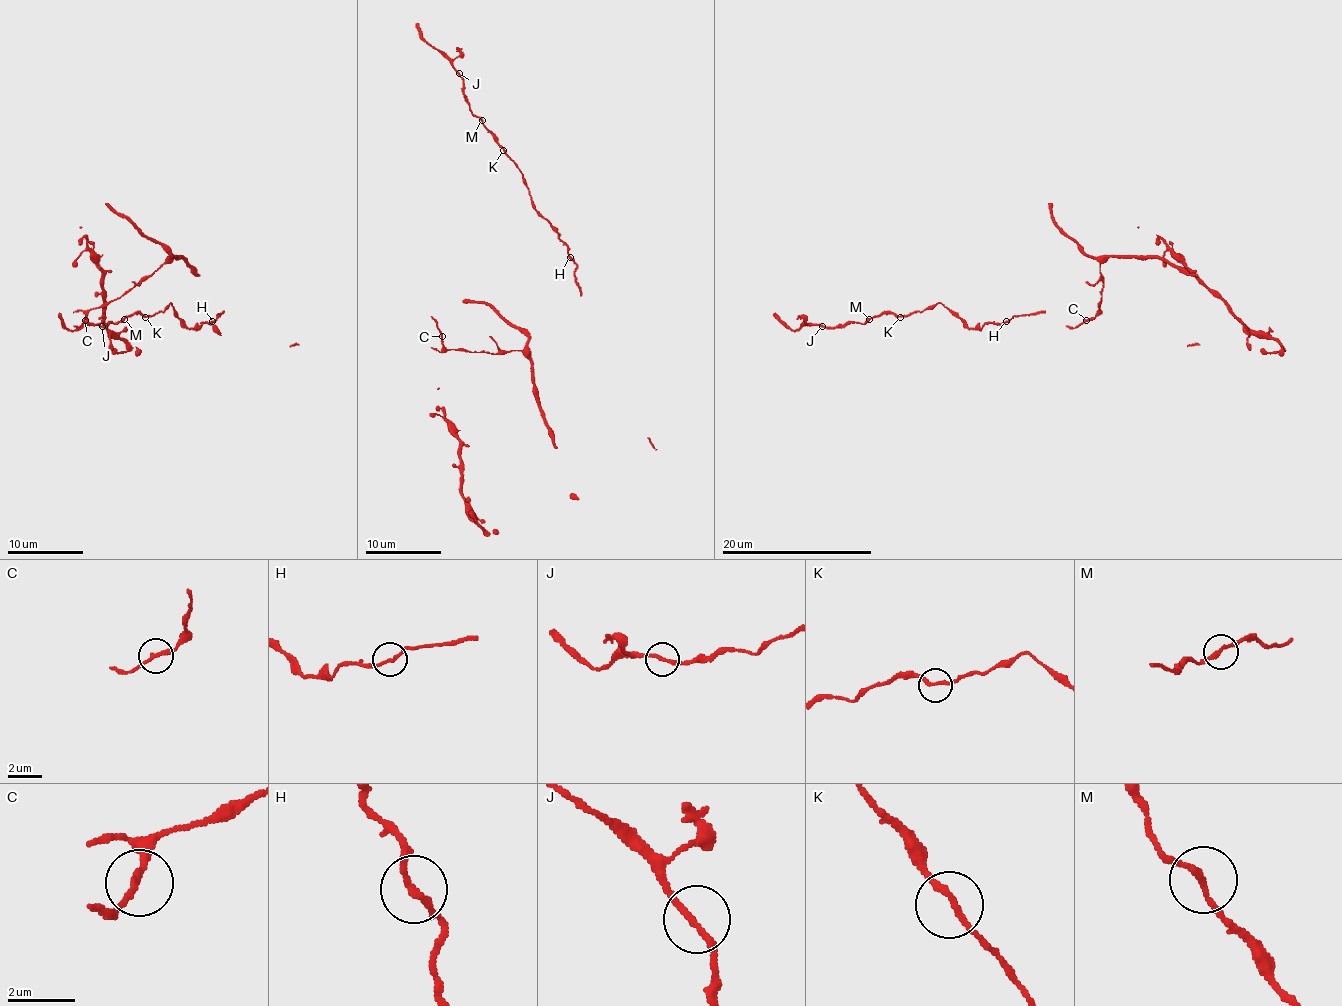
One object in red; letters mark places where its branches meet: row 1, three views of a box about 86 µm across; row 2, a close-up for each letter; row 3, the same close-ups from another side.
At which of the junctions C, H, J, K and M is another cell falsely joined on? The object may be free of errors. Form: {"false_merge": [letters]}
{"false_merge": ["H"]}

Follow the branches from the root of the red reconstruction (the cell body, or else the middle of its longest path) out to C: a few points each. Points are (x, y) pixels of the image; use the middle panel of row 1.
C: (488, 352), (448, 350), (442, 344), (442, 336)

